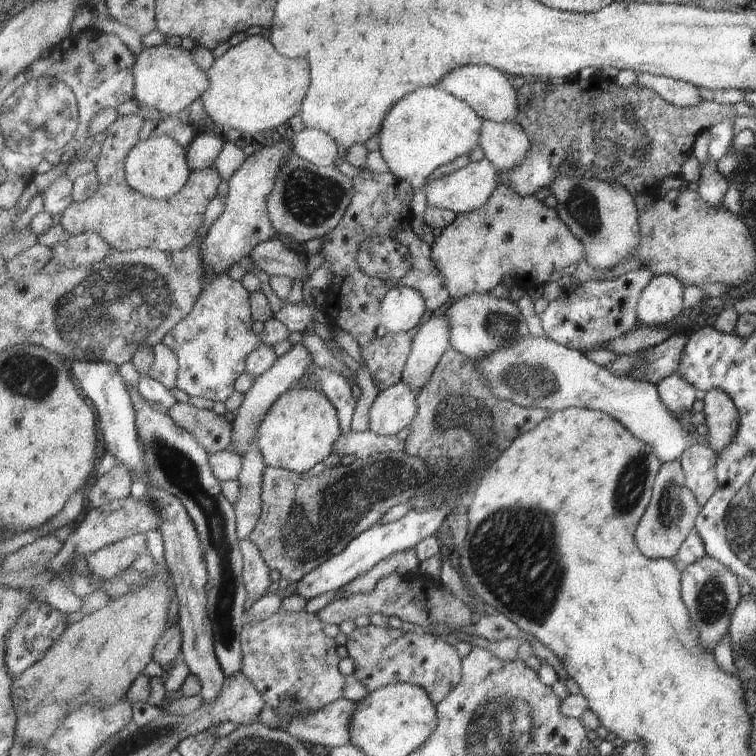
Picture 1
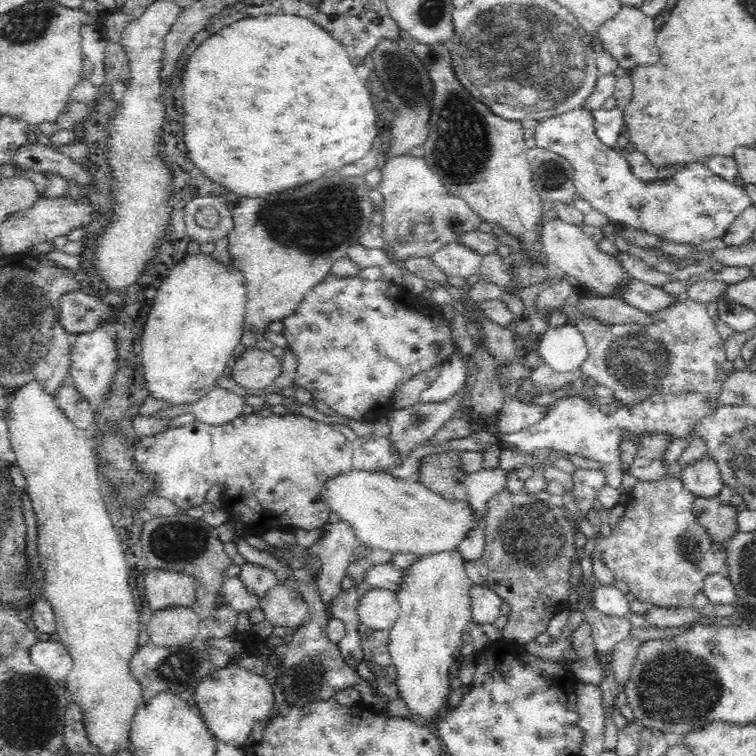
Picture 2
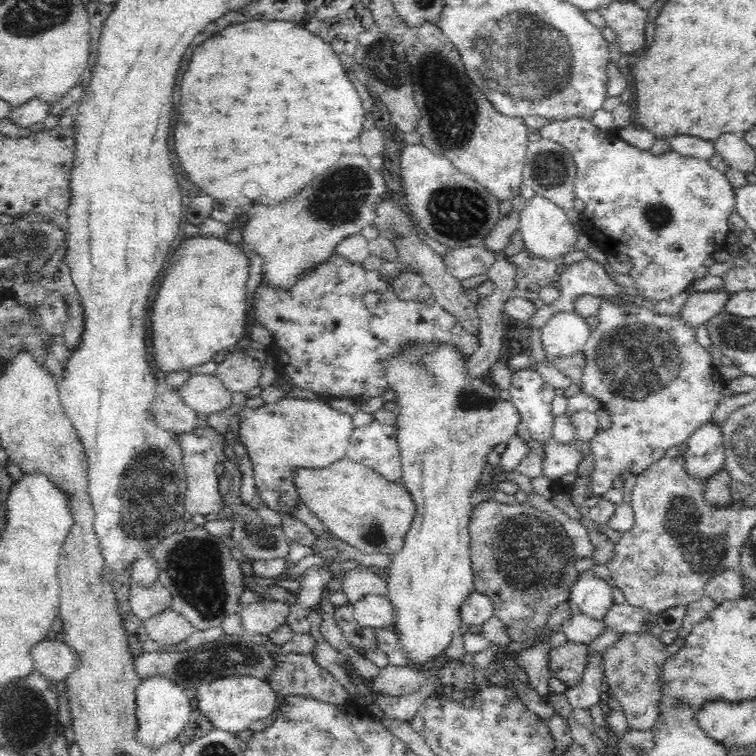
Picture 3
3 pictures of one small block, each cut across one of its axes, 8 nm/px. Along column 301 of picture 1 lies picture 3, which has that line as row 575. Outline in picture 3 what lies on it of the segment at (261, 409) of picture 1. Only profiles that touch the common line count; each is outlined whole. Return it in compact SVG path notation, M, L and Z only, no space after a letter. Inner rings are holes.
M358 567L343 573L342 590L345 592L349 604L353 605L368 594L378 594L386 597L388 583L367 567Z

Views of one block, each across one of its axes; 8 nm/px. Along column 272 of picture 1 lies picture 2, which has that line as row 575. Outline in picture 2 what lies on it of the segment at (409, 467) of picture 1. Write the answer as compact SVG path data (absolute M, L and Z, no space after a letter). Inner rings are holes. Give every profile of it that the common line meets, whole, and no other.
M507 486L502 487L486 503L484 525L484 556L474 562L465 562L465 571L472 583L487 586L509 604L511 611L502 630L503 638L509 644L524 645L546 632L554 614L564 608L572 594L568 578L570 562L576 555L573 525L567 519L560 495L540 494L540 498L536 498L536 494L526 494L524 490L510 492Z

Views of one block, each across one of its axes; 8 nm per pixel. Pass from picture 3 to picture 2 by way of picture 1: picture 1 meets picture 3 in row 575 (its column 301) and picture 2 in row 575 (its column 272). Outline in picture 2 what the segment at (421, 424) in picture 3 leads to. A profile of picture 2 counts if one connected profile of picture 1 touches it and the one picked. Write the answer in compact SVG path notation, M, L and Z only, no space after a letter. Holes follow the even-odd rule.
M448 550L438 554L424 554L420 562L416 562L412 568L406 569L406 578L402 580L396 596L400 601L401 614L396 624L389 629L389 655L391 664L395 666L397 677L395 682L399 690L402 702L408 708L408 719L413 723L434 727L436 720L448 710L450 685L450 670L454 664L454 652L459 650L462 644L461 636L471 621L471 604L468 591L472 584L465 571L465 561L459 550Z

